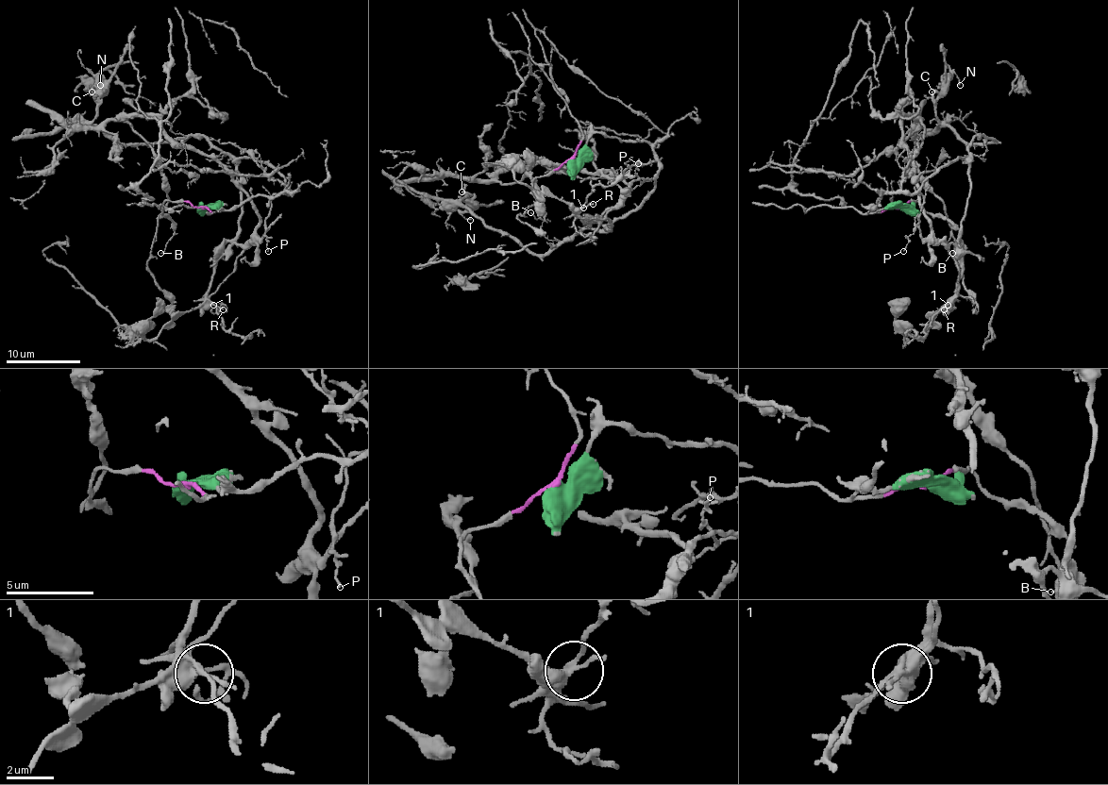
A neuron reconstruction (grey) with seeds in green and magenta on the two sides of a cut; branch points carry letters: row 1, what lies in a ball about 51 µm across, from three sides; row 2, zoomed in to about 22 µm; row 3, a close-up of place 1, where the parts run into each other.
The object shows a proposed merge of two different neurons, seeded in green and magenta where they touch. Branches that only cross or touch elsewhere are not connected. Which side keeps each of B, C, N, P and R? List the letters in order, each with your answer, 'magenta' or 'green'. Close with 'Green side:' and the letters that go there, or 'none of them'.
B: magenta
C: green
N: green
P: green
R: magenta
Green side: C, N, P

